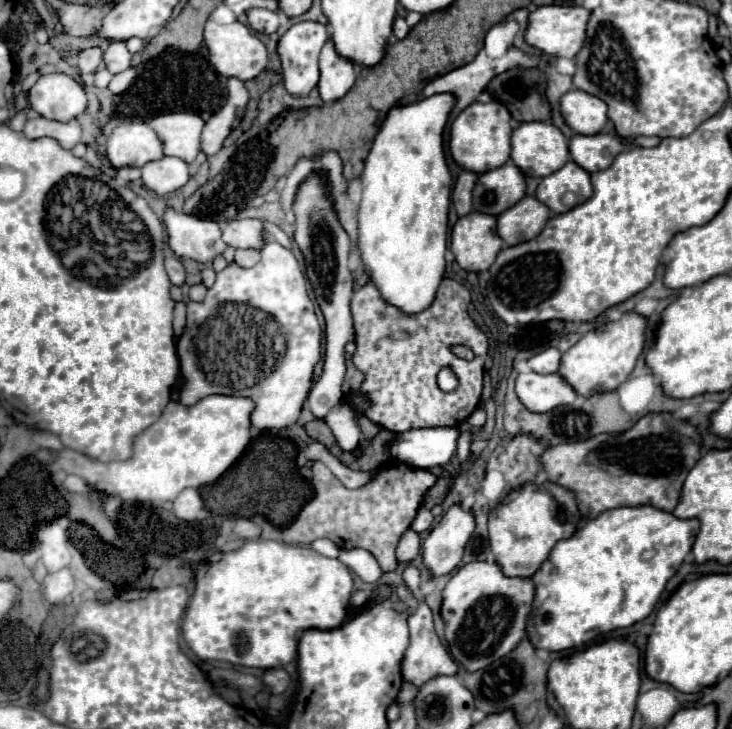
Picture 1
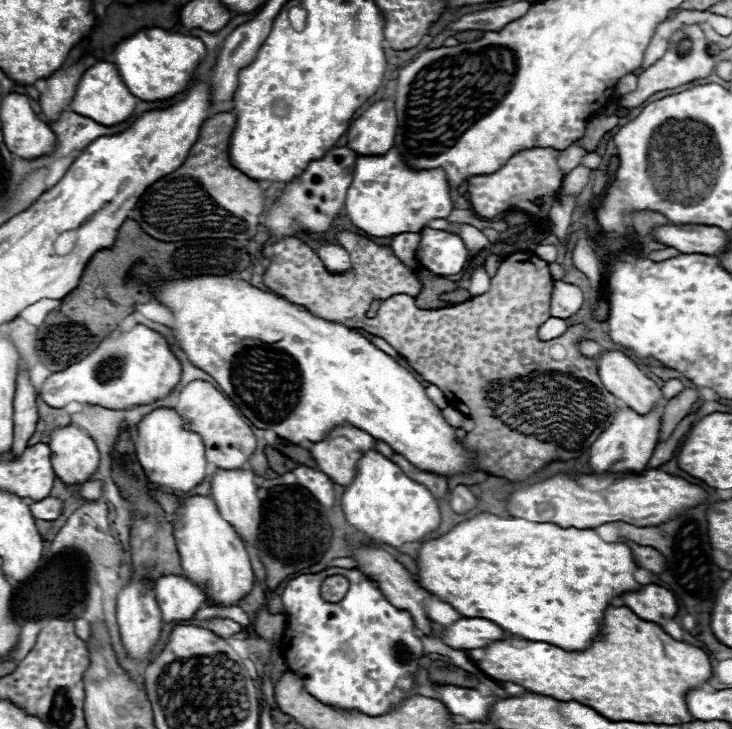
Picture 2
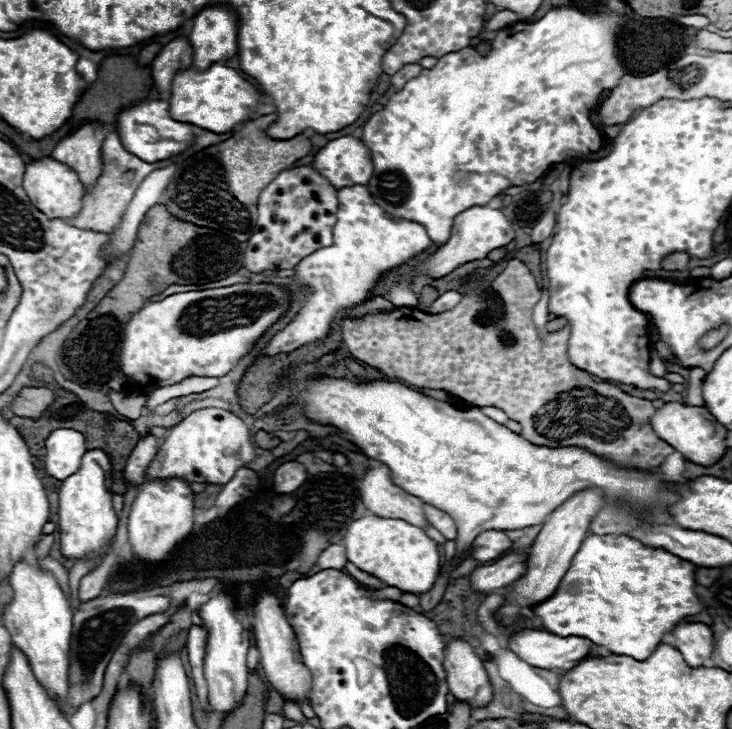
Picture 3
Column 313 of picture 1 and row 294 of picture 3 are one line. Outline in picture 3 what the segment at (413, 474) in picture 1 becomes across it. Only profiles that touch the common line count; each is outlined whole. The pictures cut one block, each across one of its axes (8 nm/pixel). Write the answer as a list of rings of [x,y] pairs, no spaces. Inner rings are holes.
[[[510,260],[486,290],[494,290],[504,302],[504,314],[498,320],[492,320],[488,326],[482,326],[476,318],[486,312],[486,292],[476,292],[480,280],[470,280],[464,286],[462,302],[448,312],[430,316],[418,308],[396,308],[390,314],[368,314],[362,320],[344,320],[342,336],[350,354],[364,364],[378,368],[386,378],[398,380],[412,388],[444,390],[452,396],[466,400],[476,408],[496,406],[508,414],[510,420],[522,424],[522,436],[532,444],[540,446],[584,446],[592,454],[606,456],[620,466],[636,468],[656,468],[662,466],[666,456],[676,452],[652,430],[650,418],[654,416],[654,406],[650,400],[632,398],[624,394],[612,382],[594,382],[594,376],[570,364],[566,354],[570,328],[564,326],[558,332],[550,332],[542,342],[538,338],[536,326],[532,322],[532,310],[538,304],[542,292],[536,284],[536,278],[528,266],[520,260]]]

